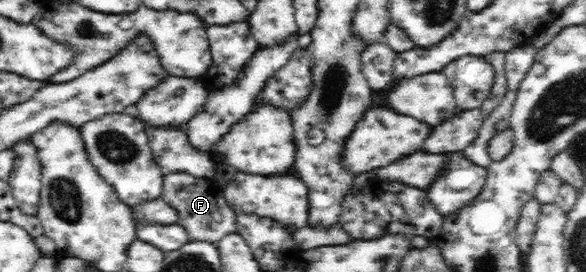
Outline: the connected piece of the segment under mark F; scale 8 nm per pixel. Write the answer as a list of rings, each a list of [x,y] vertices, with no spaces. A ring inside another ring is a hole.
[[[169,173],[163,176],[161,198],[178,212],[178,222],[191,240],[205,240],[216,245],[225,235],[236,232],[236,213],[224,199],[222,188],[211,180],[189,173]]]

